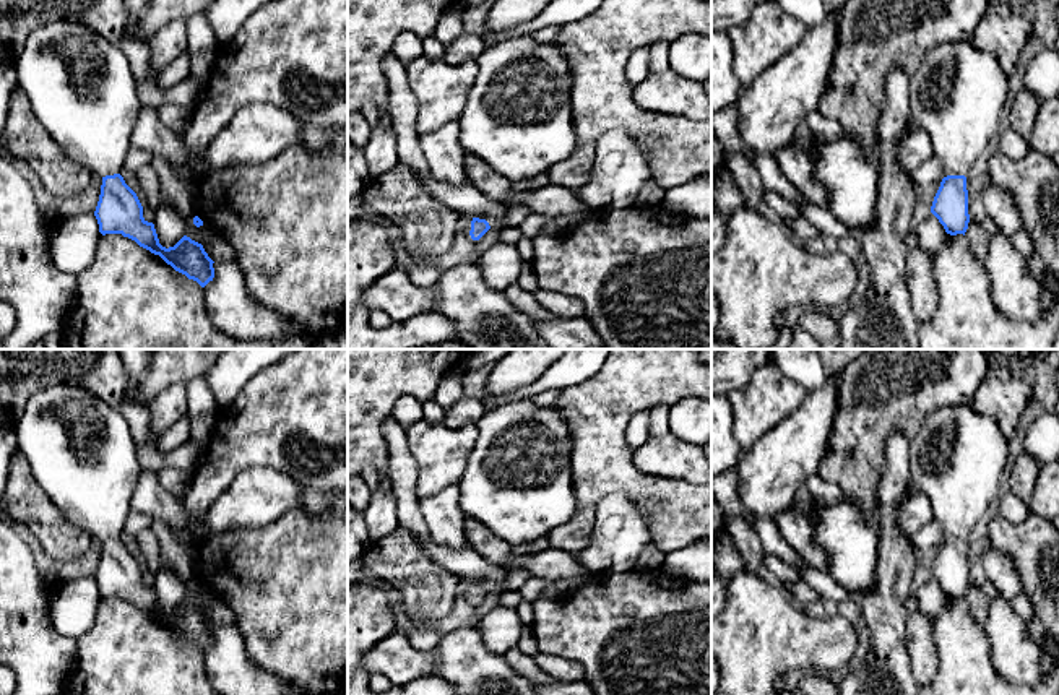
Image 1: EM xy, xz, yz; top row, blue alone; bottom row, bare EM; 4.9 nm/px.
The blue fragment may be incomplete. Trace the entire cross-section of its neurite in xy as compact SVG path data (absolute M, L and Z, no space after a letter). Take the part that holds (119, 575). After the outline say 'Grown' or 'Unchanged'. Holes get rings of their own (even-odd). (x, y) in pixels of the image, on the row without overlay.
M52 385L36 391L13 427L16 450L60 512L76 526L102 542L94 580L99 596L122 598L140 611L159 619L175 635L205 651L214 641L213 624L203 609L184 599L174 611L159 607L153 586L143 581L136 557L125 547L120 536L128 516L130 500L145 469L136 460L136 445L120 409L109 406L89 390L78 385Z. Grown

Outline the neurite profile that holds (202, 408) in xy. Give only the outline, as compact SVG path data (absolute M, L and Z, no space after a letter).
M203 375L187 382L187 416L190 440L205 447L216 427L219 406Z

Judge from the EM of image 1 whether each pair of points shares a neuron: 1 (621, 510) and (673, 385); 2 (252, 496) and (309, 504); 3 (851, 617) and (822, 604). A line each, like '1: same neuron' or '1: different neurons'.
1: different neurons
2: same neuron
3: same neuron

